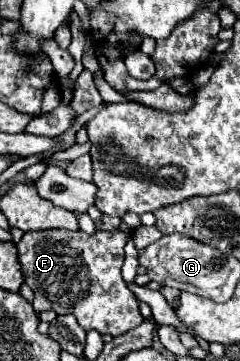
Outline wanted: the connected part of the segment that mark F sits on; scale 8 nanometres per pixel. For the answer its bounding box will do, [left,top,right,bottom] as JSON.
[16,229,144,337]

